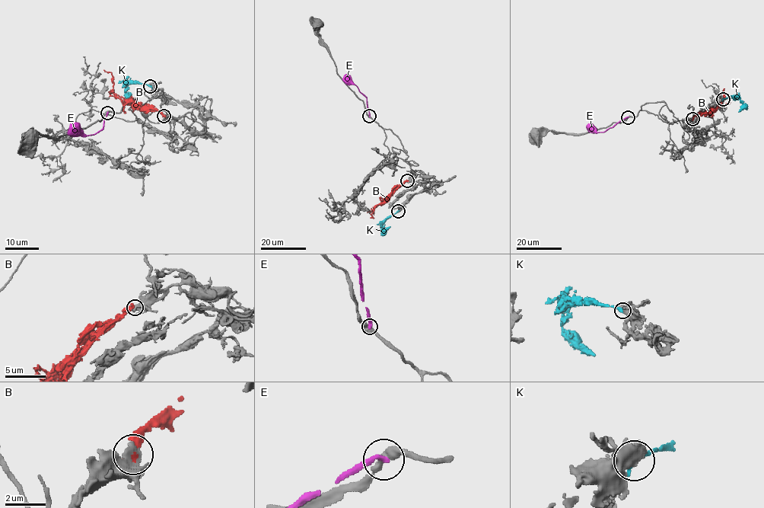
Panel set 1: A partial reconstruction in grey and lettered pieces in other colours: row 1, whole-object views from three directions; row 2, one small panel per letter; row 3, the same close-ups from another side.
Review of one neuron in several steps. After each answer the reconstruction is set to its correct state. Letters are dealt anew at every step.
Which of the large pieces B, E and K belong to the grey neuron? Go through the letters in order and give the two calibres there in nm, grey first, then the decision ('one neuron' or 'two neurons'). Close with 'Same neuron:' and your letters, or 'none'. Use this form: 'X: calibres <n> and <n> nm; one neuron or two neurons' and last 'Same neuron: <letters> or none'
B: calibres 440 and 480 nm; one neuron
E: calibres 480 and 320 nm; two neurons
K: calibres 480 and 340 nm; two neurons
Same neuron: B

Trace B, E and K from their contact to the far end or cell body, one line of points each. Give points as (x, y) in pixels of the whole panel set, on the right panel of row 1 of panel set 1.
B: (692, 119), (695, 116), (705, 114), (720, 105), (724, 98), (724, 88)
E: (628, 116), (604, 132), (596, 132), (587, 125)
K: (723, 99), (737, 97), (743, 103), (738, 112)

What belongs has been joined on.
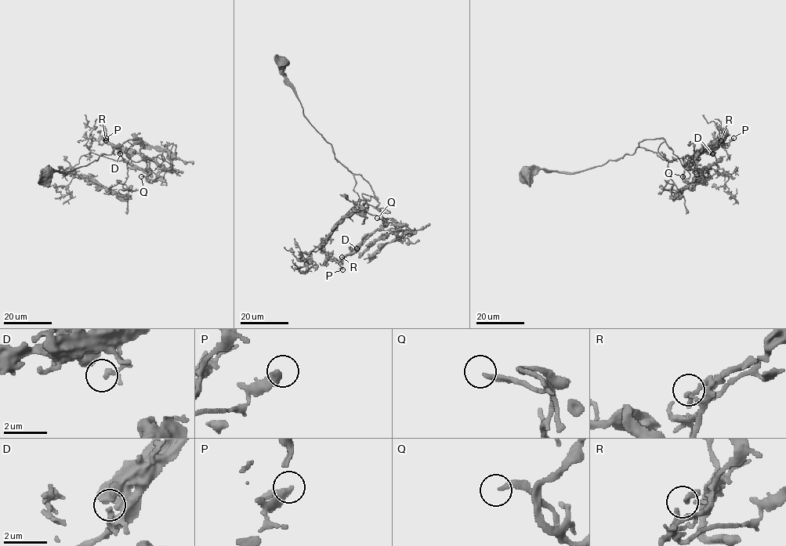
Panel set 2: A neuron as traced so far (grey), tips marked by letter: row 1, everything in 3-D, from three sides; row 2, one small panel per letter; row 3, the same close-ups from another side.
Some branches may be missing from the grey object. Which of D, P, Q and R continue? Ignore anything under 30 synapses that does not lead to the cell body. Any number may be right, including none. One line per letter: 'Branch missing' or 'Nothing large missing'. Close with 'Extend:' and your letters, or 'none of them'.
D: Nothing large missing
P: Nothing large missing
Q: Branch missing
R: Nothing large missing
Extend: Q

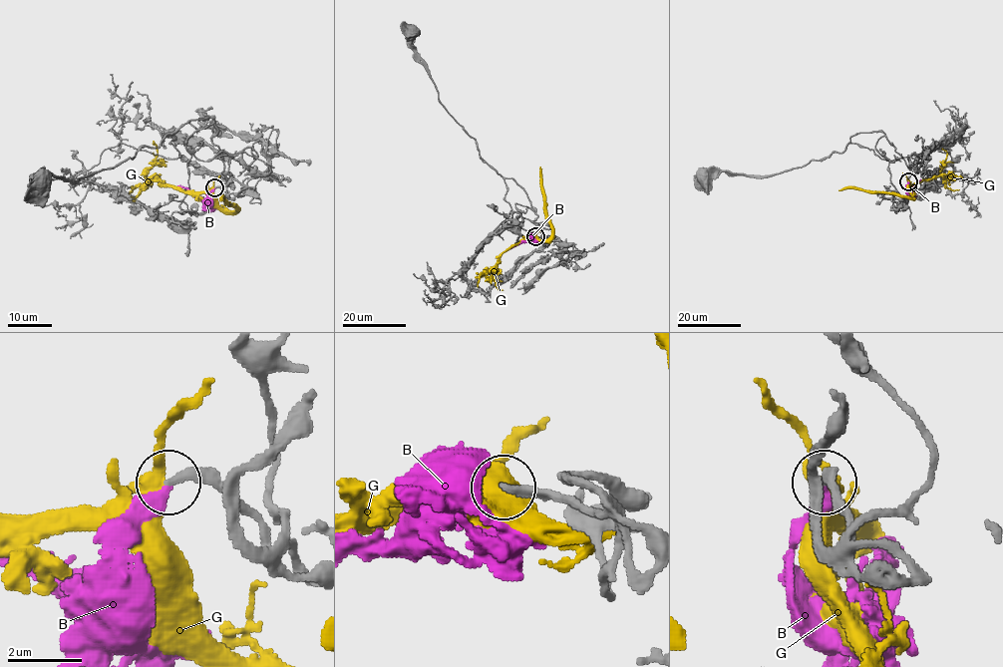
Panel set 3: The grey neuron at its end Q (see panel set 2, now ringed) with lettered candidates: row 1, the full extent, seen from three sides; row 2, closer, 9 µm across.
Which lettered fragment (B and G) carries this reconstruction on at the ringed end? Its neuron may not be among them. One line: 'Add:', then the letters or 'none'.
Add: B

